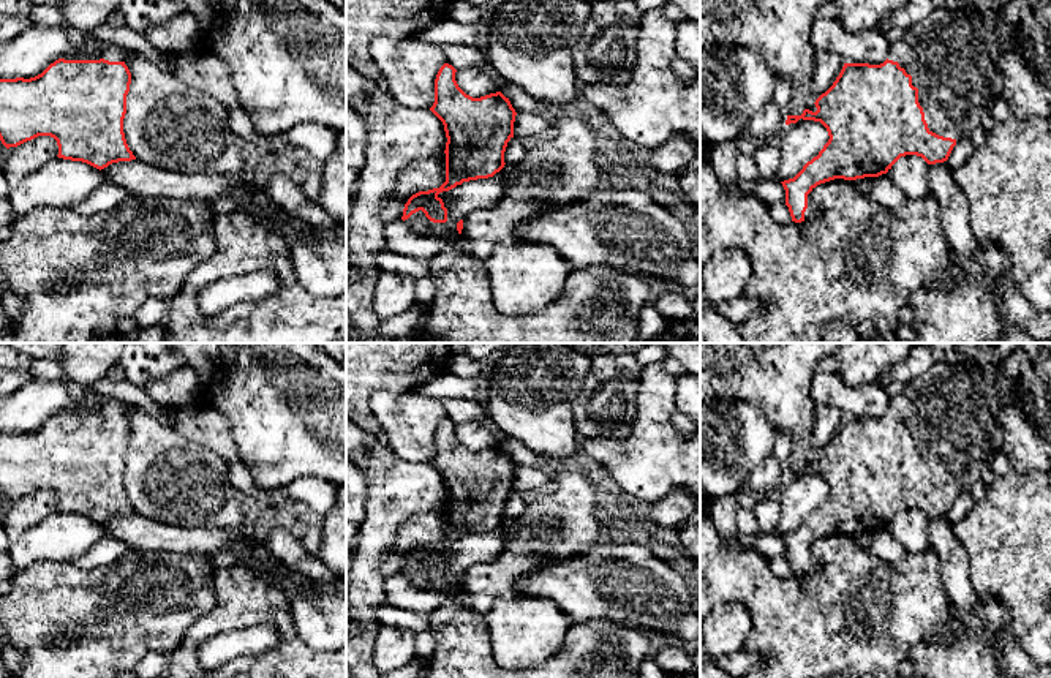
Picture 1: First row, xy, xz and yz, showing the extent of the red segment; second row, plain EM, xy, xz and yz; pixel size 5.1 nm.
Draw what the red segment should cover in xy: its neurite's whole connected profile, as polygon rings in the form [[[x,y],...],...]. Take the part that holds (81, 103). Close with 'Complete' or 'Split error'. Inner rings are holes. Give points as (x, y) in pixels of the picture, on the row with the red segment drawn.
[[[103,43],[92,60],[58,58],[35,77],[0,79],[2,144],[9,149],[51,136],[57,141],[58,158],[82,161],[100,171],[112,163],[136,160],[123,133],[131,84],[125,58],[133,54],[133,49]]]. Split error

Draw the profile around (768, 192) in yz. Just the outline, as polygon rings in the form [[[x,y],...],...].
[[[738,177],[736,190],[743,196],[759,198],[767,205],[774,202],[785,202],[785,190],[778,180],[760,180],[751,183]]]

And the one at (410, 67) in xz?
[[[376,38],[370,44],[370,54],[387,81],[392,98],[408,107],[433,106],[435,79],[447,63],[439,44],[416,38]]]

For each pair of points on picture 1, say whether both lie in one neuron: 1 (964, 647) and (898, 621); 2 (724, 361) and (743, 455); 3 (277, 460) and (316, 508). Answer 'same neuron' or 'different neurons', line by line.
1: different neurons
2: different neurons
3: different neurons

